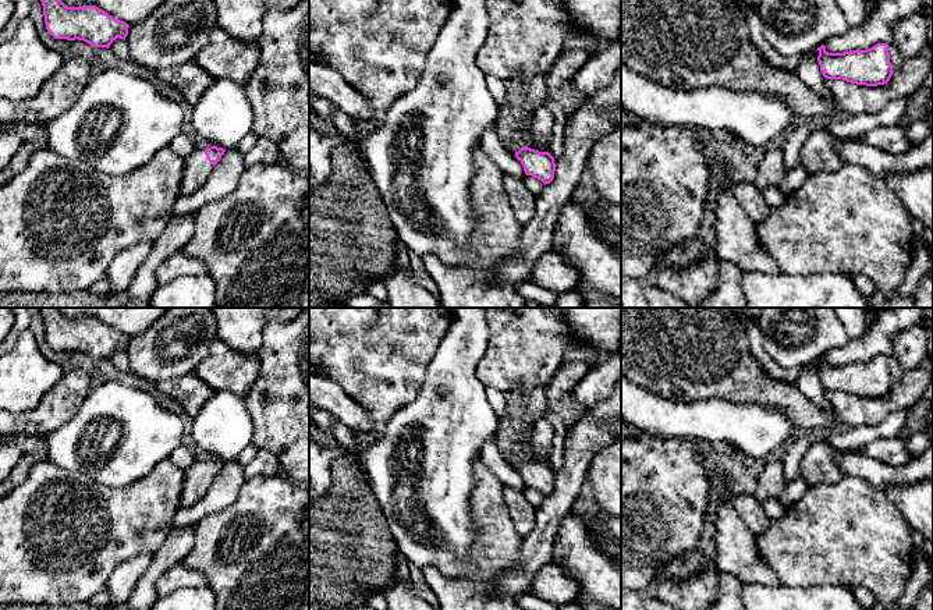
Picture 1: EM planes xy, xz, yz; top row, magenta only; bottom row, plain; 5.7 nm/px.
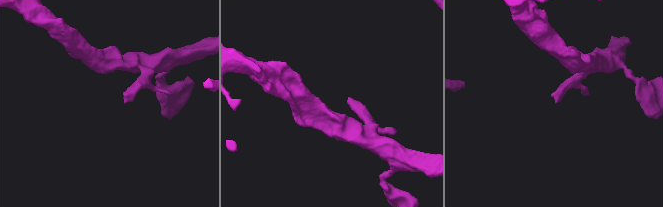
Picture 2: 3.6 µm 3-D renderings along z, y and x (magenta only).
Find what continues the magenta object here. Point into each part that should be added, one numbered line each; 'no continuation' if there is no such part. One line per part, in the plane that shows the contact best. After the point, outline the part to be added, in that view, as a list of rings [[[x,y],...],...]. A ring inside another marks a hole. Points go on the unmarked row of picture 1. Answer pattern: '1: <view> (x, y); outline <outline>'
1: xy (197, 479); outline [[[196,460],[184,471],[180,508],[189,507],[201,500],[206,494],[212,482],[213,476],[207,472],[205,461]]]

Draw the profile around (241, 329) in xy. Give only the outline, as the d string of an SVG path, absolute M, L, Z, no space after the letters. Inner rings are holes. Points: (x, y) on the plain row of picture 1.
M210 308L217 323L217 340L231 350L258 355L263 329L270 322L287 322L305 308Z

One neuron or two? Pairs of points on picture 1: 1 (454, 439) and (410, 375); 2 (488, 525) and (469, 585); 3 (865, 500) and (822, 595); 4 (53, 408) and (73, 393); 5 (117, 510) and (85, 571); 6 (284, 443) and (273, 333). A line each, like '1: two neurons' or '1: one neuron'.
1: two neurons
2: one neuron
3: two neurons
4: one neuron
5: one neuron
6: one neuron

